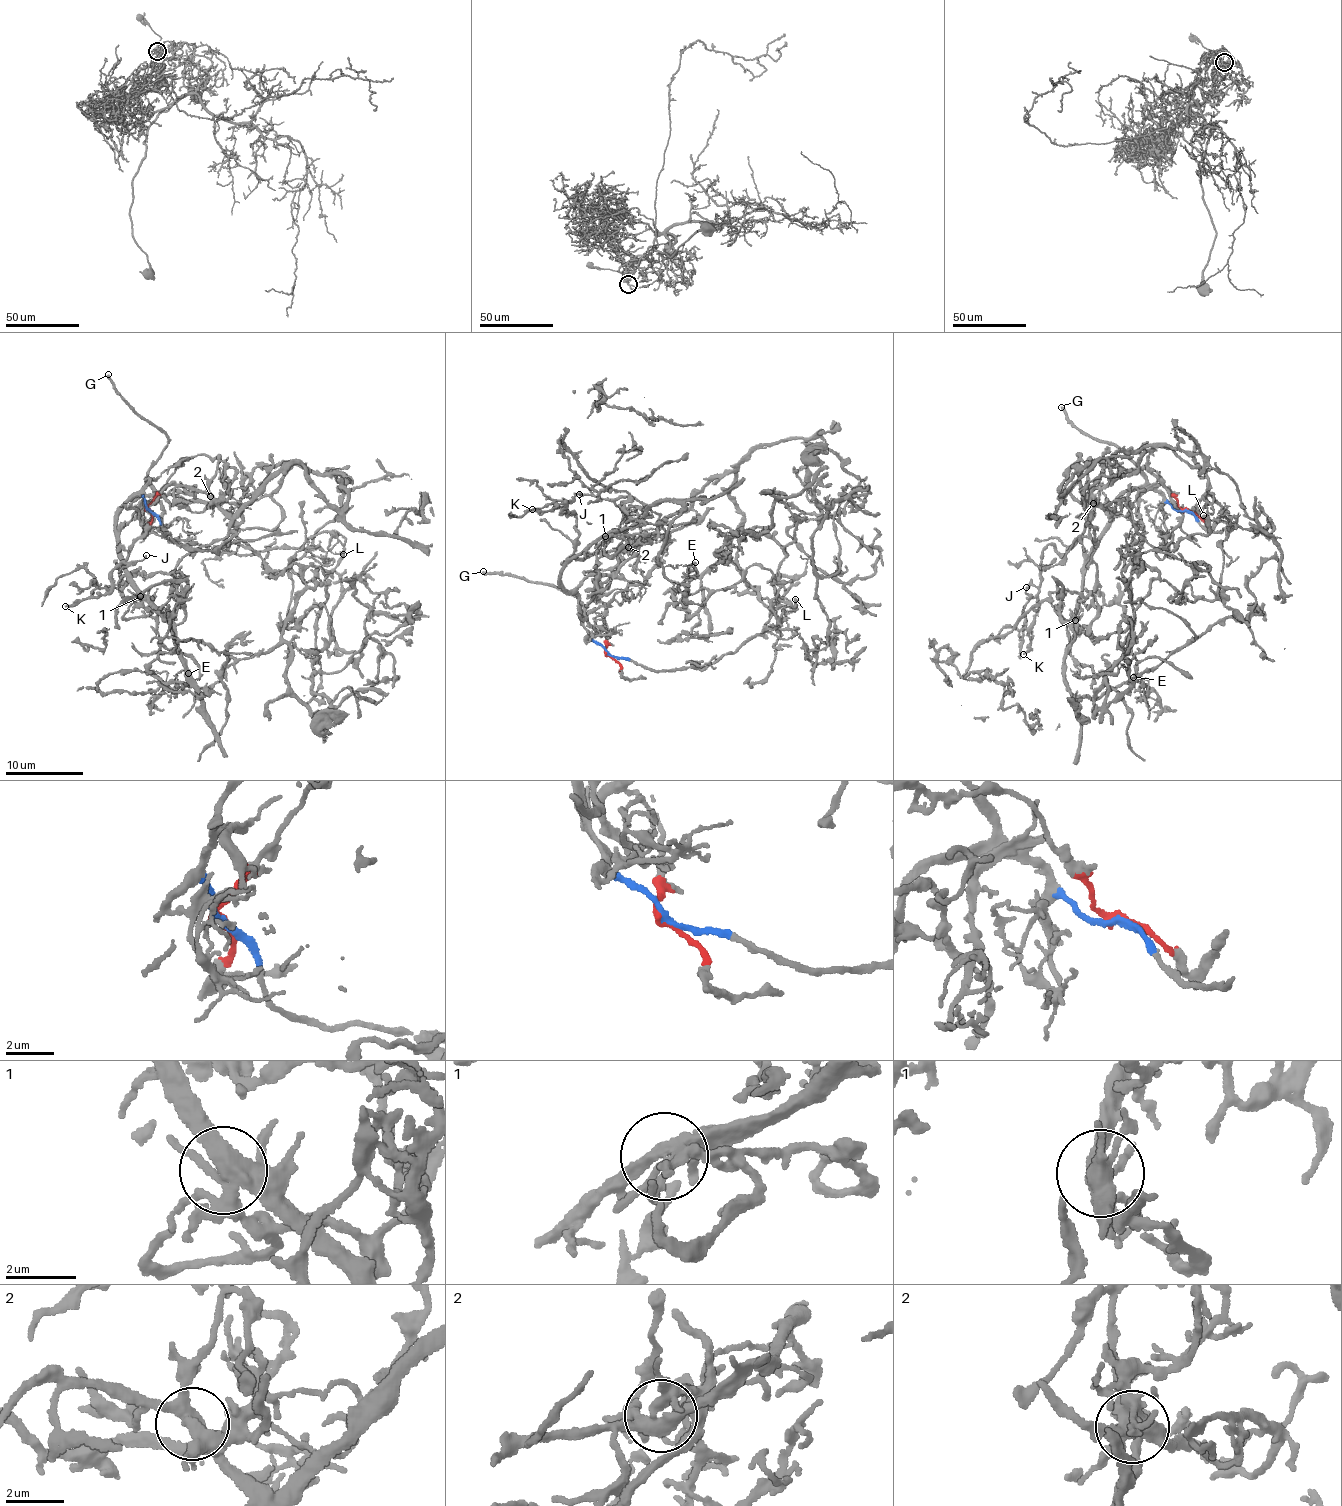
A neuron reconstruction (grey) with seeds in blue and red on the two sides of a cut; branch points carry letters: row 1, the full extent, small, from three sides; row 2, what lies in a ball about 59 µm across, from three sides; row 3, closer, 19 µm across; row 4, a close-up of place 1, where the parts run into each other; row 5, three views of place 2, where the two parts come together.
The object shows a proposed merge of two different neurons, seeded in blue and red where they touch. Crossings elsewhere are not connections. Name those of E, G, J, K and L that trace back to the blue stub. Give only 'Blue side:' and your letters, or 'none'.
Blue side: E, G

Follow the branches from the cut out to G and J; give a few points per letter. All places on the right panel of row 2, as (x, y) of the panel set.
G: (1185, 511), (1168, 502), (1150, 486), (1123, 452), (1081, 434), (1060, 407)
J: (1185, 509), (1151, 469), (1096, 461), (1082, 535), (1064, 554), (1046, 547), (1036, 594), (1026, 586)

